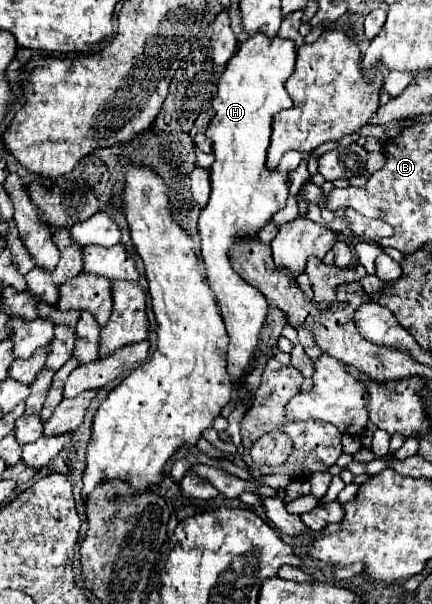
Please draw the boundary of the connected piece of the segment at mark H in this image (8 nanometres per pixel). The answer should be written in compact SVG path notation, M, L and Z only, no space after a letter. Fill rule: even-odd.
M257 34L249 38L237 54L227 62L225 72L219 78L217 96L213 98L215 116L209 122L207 138L213 140L215 162L211 166L211 198L201 212L201 254L207 266L207 282L223 312L229 348L227 348L227 372L231 378L241 378L253 358L259 344L259 332L267 316L265 296L249 286L237 272L233 272L227 250L243 240L257 236L259 228L285 206L289 196L287 174L277 174L267 168L267 148L271 136L271 120L283 110L291 108L291 98L285 90L285 80L293 74L295 44L275 36L273 40Z

